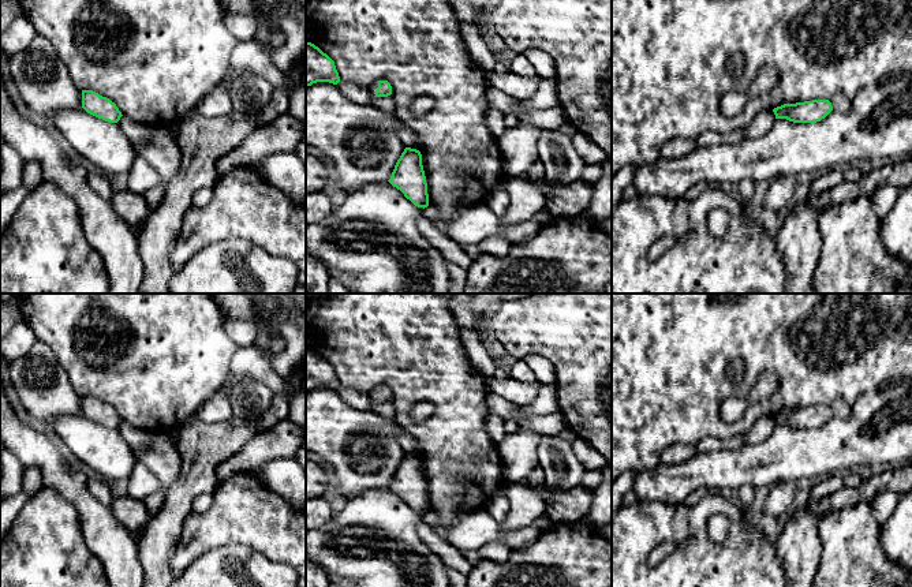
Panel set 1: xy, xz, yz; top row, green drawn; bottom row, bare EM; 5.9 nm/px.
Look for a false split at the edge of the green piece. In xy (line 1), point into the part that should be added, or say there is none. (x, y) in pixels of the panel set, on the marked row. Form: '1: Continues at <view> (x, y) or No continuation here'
1: No continuation here

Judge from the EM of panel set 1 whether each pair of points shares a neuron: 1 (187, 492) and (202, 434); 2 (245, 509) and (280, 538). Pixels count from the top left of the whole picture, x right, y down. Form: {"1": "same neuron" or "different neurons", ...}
{"1": "same neuron", "2": "same neuron"}

